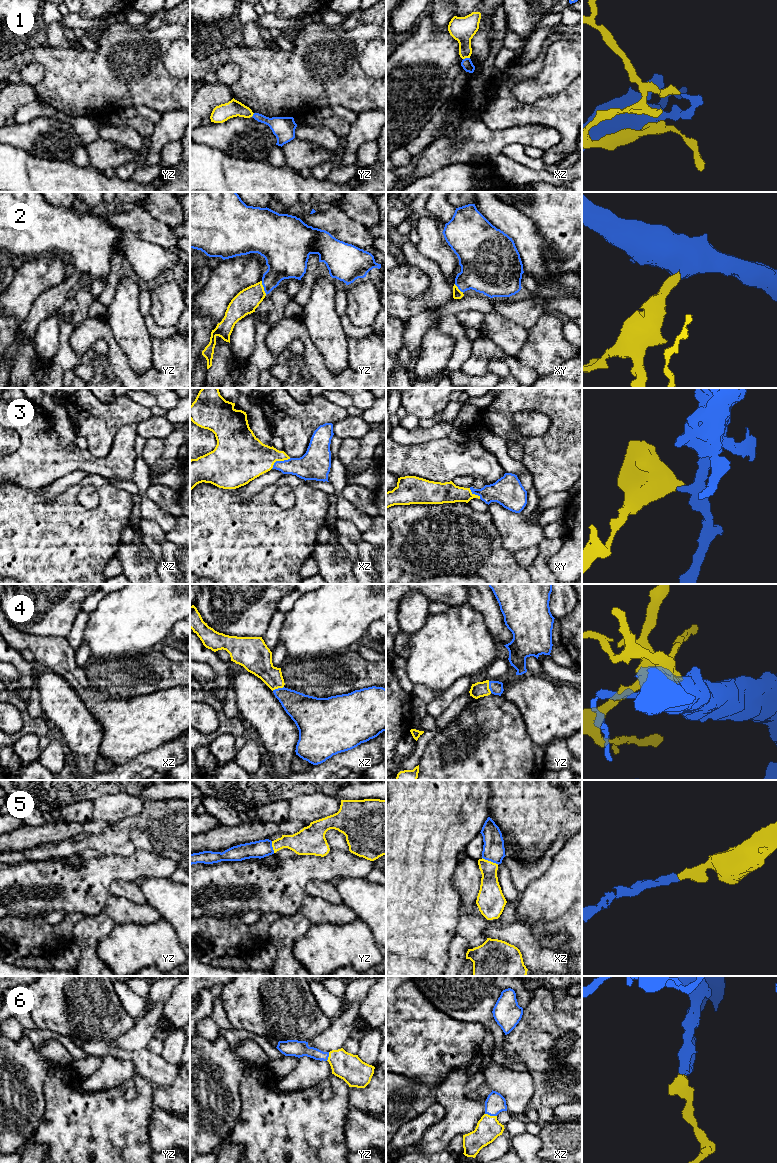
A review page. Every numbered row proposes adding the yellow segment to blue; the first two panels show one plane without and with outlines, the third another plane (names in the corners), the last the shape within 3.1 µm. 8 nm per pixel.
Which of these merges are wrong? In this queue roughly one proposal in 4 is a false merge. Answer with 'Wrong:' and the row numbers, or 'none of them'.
Wrong: 1

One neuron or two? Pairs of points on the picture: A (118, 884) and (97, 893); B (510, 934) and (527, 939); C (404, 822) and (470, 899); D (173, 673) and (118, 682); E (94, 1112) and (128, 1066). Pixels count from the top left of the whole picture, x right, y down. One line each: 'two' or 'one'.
A: two
B: one
C: two
D: one
E: two

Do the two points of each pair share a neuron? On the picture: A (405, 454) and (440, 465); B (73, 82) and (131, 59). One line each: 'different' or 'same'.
A: same
B: same

